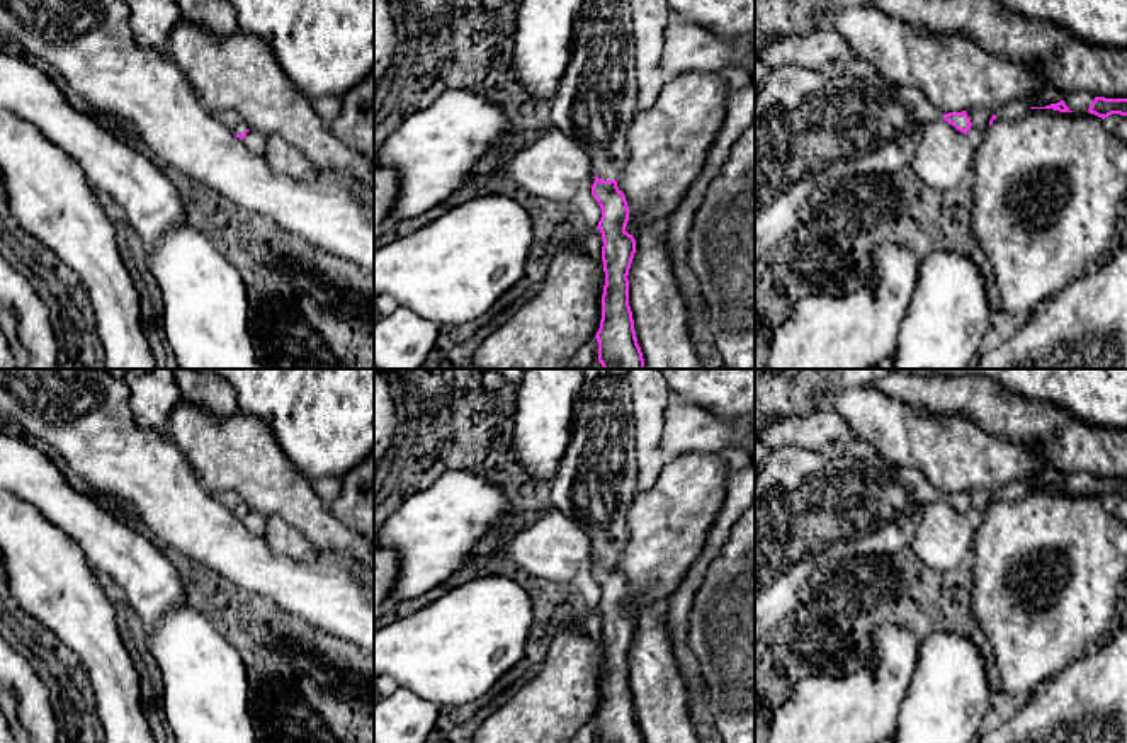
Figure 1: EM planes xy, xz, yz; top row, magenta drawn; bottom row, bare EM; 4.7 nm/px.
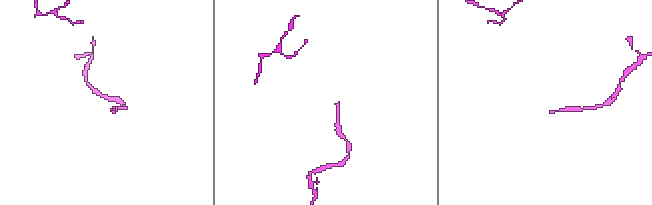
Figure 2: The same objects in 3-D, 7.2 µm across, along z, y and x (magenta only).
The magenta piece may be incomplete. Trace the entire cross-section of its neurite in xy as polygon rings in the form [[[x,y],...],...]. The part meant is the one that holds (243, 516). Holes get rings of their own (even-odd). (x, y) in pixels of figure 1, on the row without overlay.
[[[219,491],[214,493],[212,496],[219,500],[240,520],[243,520],[250,512],[246,503],[236,493]]]

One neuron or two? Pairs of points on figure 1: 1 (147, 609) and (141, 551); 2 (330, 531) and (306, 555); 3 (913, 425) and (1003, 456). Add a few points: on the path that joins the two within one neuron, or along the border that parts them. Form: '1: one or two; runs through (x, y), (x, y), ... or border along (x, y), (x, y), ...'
1: one; runs through (147, 595), (147, 573), (141, 565)
2: two; border along (284, 519), (323, 555)
3: one; runs through (935, 446), (959, 456), (981, 456)

